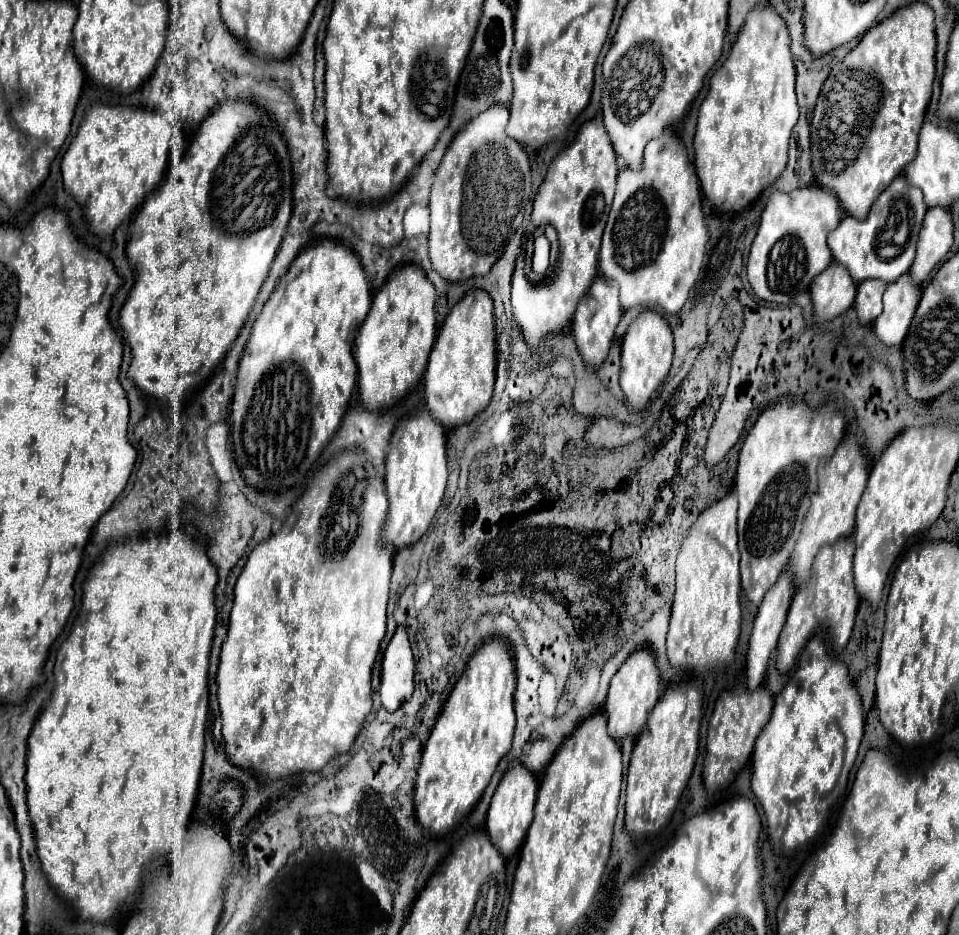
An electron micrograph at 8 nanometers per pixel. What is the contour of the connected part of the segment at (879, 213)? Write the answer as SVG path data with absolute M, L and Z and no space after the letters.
M895 178L875 200L869 216L865 220L857 220L853 216L845 216L837 230L833 230L827 238L827 244L833 252L837 264L843 264L855 282L867 278L879 278L887 284L895 282L899 276L909 272L915 258L917 234L923 224L923 216L927 206L923 202L923 192L919 188L911 188L903 178Z

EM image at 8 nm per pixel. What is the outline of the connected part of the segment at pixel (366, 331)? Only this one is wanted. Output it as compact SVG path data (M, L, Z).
M407 264L395 270L387 278L387 284L377 292L369 316L355 338L361 406L375 412L391 408L417 386L427 368L435 336L435 288L417 264Z

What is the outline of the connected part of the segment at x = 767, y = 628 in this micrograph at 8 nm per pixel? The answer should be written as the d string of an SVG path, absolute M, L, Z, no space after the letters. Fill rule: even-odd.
M781 574L779 580L775 582L775 586L767 592L767 596L763 598L763 602L759 606L759 612L757 612L755 622L753 622L751 640L749 640L749 652L747 652L747 688L749 690L755 690L755 688L763 686L763 682L765 682L765 670L767 670L771 652L777 646L777 638L779 638L779 632L785 624L785 616L787 616L793 594L795 594L795 586L791 584L791 576Z

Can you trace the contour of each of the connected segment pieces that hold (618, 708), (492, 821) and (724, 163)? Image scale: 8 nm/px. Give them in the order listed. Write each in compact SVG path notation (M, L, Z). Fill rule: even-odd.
M649 650L633 652L625 660L625 664L615 672L607 700L605 700L605 712L609 720L611 738L615 740L623 740L627 736L637 738L647 726L647 716L659 700L659 690L661 690L661 676L659 676L653 652Z
M515 764L513 768L509 768L493 794L489 814L487 814L487 832L493 838L491 842L495 844L495 848L499 848L503 856L513 856L523 844L527 830L533 822L535 800L537 800L535 776L523 764Z
M757 6L741 28L729 58L713 74L707 98L699 108L699 122L695 132L695 170L705 198L713 202L717 212L745 210L783 174L787 166L789 138L797 118L799 106L795 100L795 64L789 50L787 26L771 6Z

